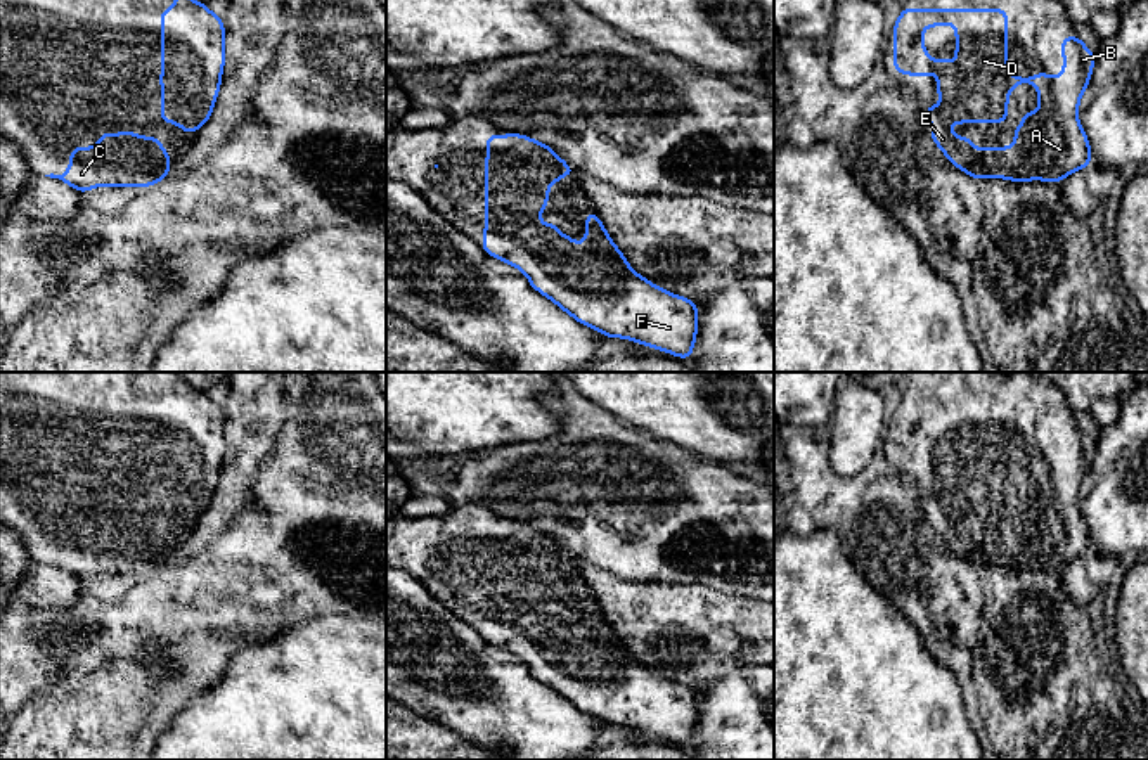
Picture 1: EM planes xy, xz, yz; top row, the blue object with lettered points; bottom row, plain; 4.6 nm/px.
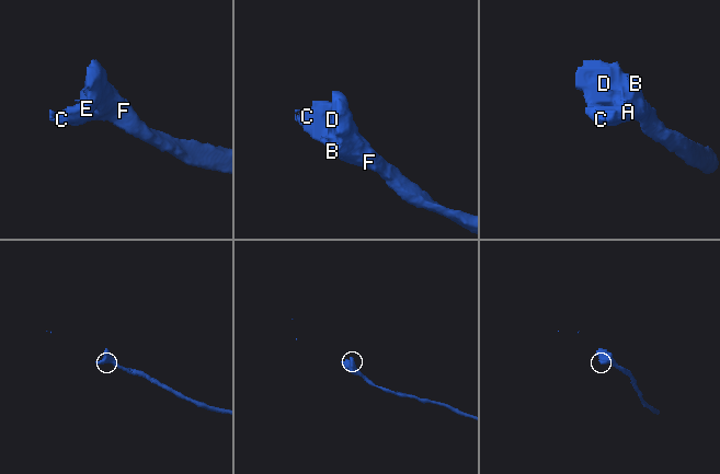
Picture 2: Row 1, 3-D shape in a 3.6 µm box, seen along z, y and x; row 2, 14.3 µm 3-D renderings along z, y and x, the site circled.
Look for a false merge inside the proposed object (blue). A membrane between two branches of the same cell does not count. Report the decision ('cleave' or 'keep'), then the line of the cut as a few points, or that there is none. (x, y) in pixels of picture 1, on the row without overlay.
keep; cut none

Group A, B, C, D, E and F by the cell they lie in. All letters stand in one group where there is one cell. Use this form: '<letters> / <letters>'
A B C D E F

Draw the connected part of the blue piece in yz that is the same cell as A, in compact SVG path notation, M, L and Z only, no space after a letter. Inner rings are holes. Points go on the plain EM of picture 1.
M902 396L893 417L893 455L900 462L926 464L935 461L937 481L944 493L932 492L923 502L933 511L932 528L959 557L975 568L1008 566L1013 570L1046 568L1061 570L1067 563L1091 551L1089 528L1079 511L1077 497L1091 467L1094 441L1079 424L1061 428L1063 462L1051 466L1044 459L1037 464L1011 464L1008 457L1008 400L1004 396ZM940 412L956 415L956 452L949 447L930 448L923 436L923 417ZM1020 471L1032 471L1039 480L1039 499L1023 500L1023 511L1015 516L1013 535L975 537L971 526L954 525L952 511L1004 511L1008 485Z

